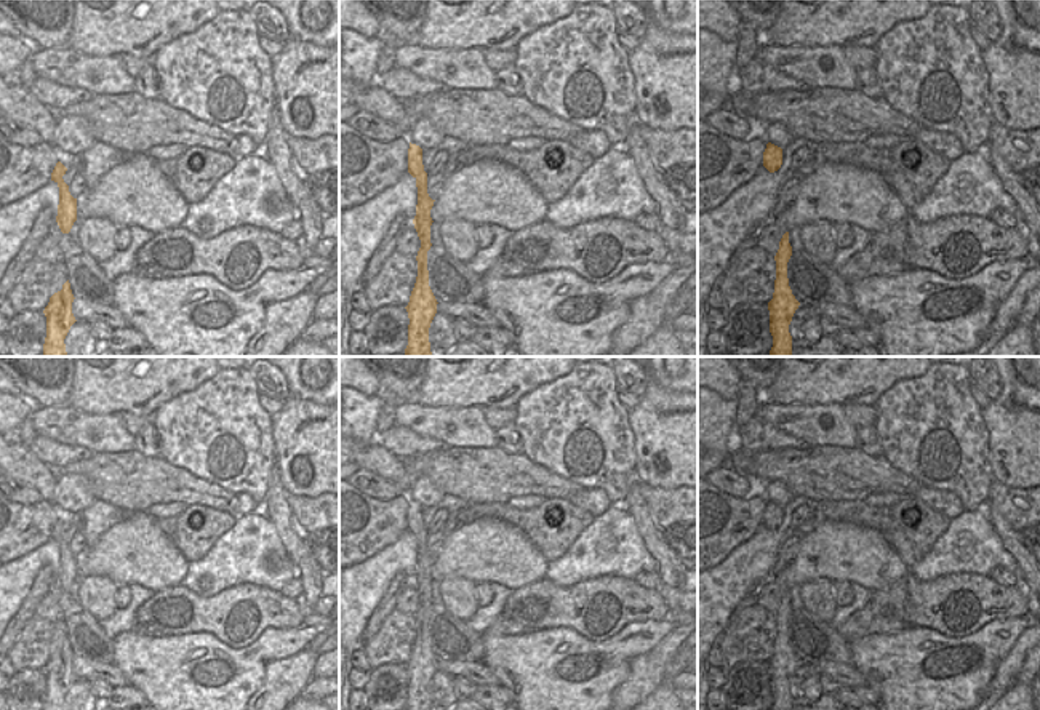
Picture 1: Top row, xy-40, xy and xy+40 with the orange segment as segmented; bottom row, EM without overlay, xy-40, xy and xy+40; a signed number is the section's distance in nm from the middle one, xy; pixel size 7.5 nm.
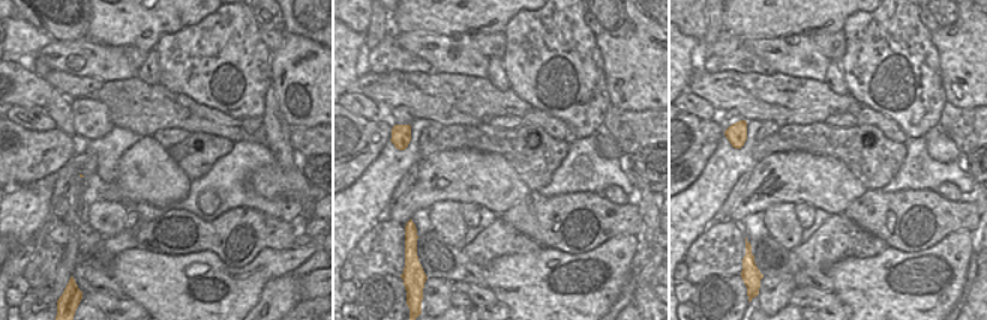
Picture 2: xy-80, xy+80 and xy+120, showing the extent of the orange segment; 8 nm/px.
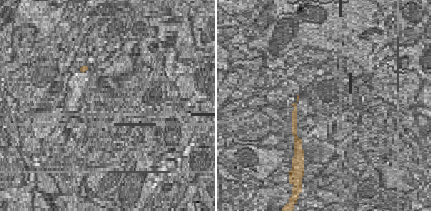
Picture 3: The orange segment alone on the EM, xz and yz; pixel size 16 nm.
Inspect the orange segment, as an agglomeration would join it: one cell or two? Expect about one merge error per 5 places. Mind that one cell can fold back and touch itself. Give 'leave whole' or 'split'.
leave whole

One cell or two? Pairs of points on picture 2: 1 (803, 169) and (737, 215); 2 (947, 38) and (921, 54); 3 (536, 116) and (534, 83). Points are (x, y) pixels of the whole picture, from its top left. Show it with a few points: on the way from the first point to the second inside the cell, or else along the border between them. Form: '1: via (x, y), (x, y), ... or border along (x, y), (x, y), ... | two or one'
1: via (786, 185), (773, 197), (753, 200) | one
2: border along (930, 33), (942, 81) | two
3: border along (533, 107), (560, 117), (567, 125) | two

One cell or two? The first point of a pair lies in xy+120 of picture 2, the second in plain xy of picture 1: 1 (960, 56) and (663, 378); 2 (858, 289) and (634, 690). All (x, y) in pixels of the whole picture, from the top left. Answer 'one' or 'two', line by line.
1: two
2: two

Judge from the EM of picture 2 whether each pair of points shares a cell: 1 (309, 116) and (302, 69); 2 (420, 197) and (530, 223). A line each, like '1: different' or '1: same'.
1: same
2: different

